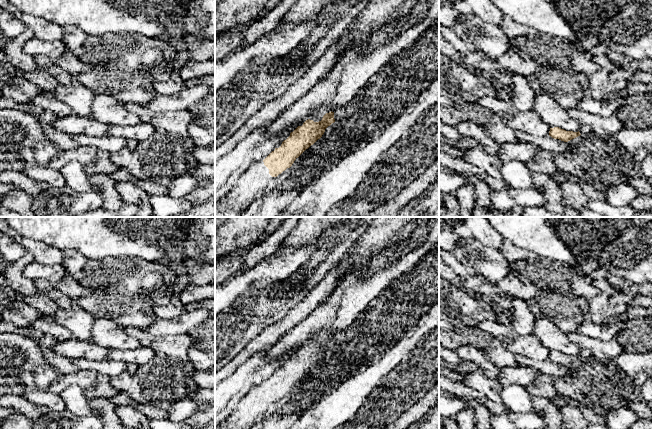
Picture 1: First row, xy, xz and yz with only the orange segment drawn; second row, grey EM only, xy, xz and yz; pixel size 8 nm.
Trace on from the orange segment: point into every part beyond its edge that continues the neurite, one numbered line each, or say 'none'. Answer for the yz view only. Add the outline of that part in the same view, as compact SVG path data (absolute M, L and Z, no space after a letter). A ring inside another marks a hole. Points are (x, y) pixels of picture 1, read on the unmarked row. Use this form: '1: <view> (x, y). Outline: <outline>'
1: yz (585, 353). Outline: M581 348L579 356L582 360L586 360L590 357L593 357L592 352L586 348Z

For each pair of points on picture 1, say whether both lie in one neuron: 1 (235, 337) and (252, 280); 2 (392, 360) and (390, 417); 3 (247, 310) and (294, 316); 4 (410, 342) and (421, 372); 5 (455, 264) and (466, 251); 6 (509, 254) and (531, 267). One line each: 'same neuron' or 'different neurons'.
1: different neurons
2: different neurons
3: different neurons
4: different neurons
5: different neurons
6: different neurons

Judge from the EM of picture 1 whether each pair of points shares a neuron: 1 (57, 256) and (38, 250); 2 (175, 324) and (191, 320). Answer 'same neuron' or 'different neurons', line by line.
1: same neuron
2: same neuron

